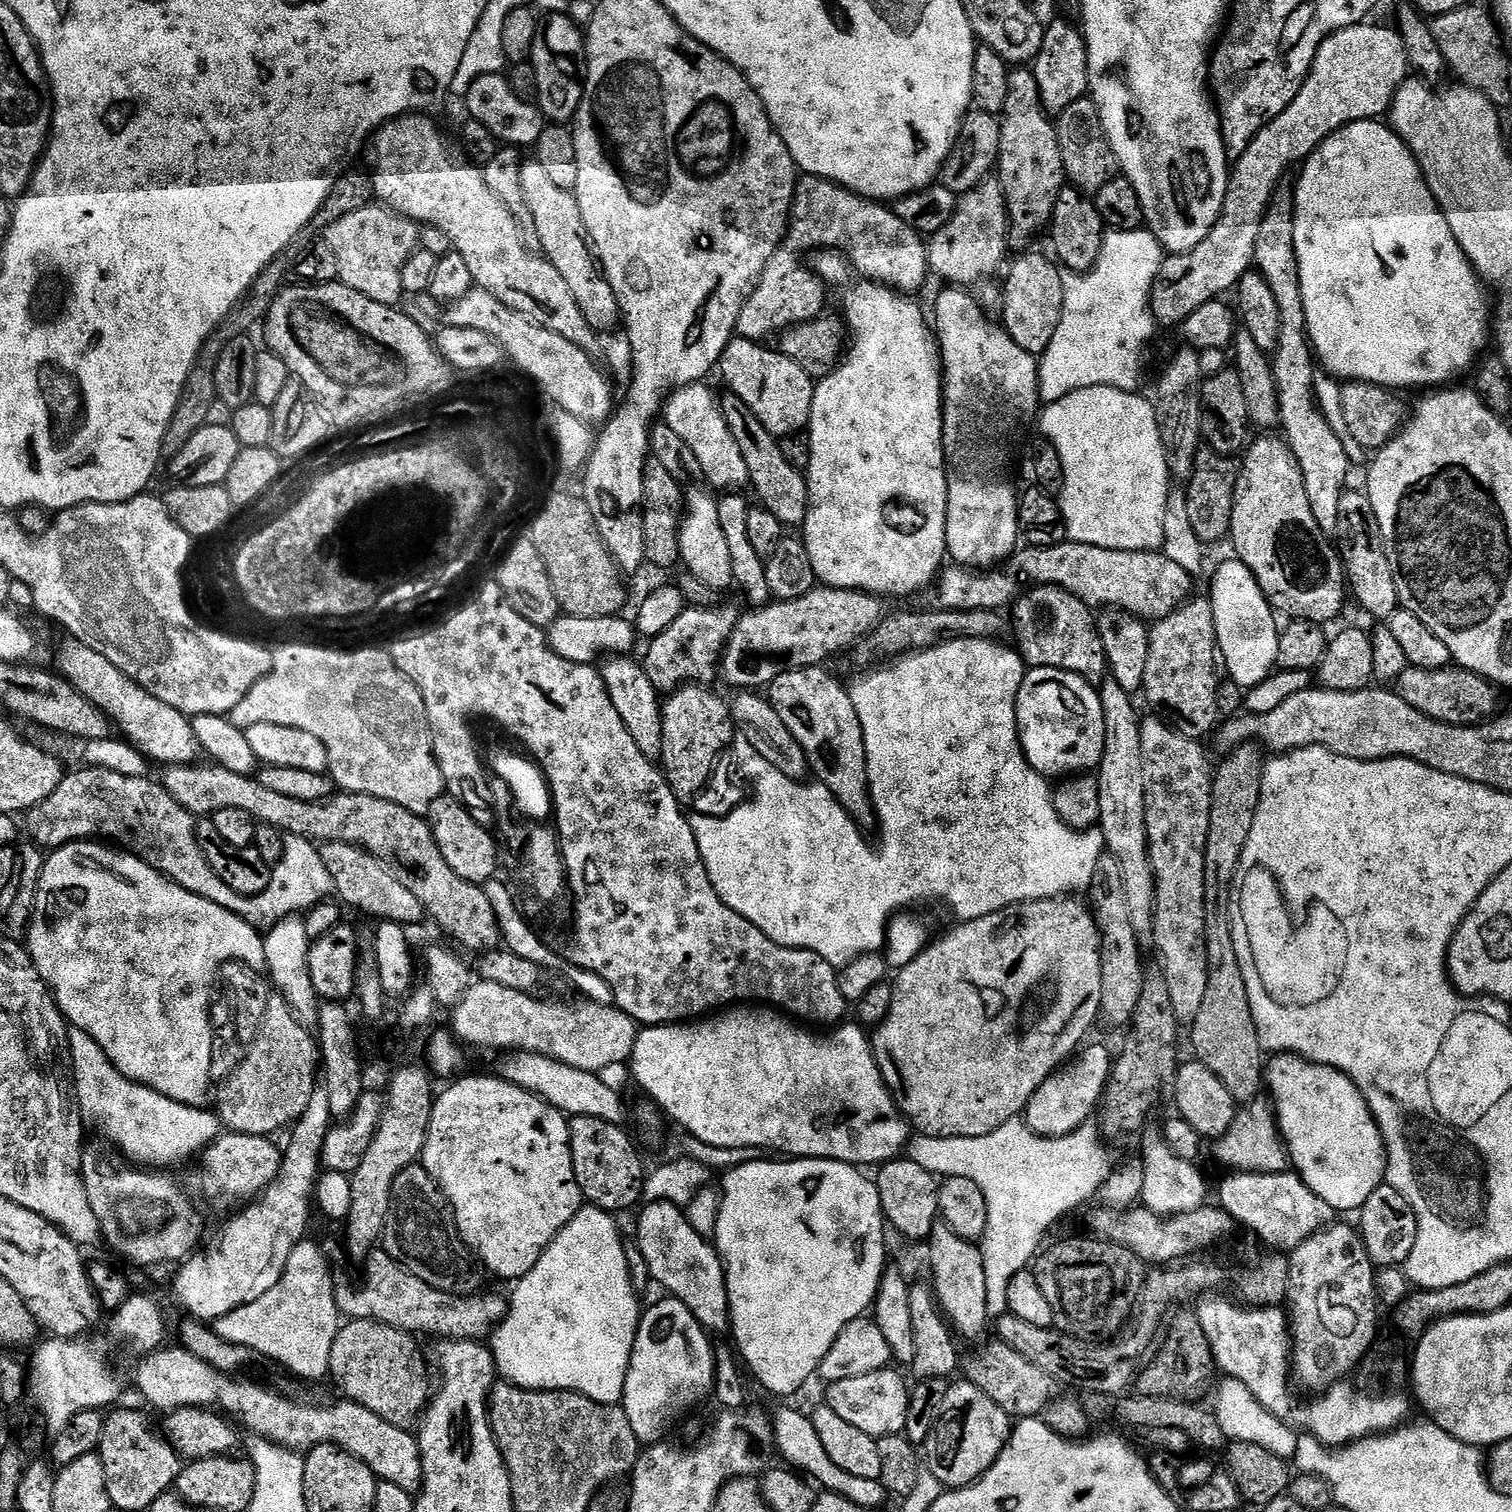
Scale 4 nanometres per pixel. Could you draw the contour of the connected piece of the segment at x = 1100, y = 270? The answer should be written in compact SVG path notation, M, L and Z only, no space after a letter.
M1105 231L1098 262L1089 272L1068 274L1064 277L1064 309L1062 322L1039 357L1040 399L1045 405L1066 398L1074 390L1106 386L1123 392L1136 392L1142 380L1142 358L1148 340L1156 330L1151 311L1152 287L1165 258L1163 246L1150 231Z

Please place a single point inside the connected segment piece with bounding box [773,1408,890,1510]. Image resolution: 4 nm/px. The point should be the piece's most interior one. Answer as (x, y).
(794, 1436)

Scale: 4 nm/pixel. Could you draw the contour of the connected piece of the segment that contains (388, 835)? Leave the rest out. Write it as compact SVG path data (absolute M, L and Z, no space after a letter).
M197 762L193 764L174 764L163 769L162 783L166 791L172 795L174 802L191 812L197 818L211 817L218 810L230 810L234 806L238 810L246 810L254 814L257 824L274 826L285 836L297 836L313 842L346 842L359 848L364 848L374 858L378 858L390 871L422 902L425 913L436 919L436 924L448 936L453 936L464 948L469 948L475 954L491 952L501 947L501 937L497 918L490 901L486 898L483 887L466 882L466 878L458 878L454 870L450 870L446 858L442 858L442 850L438 850L438 842L434 842L434 834L430 830L427 819L416 816L406 806L398 806L398 802L386 802L386 798L374 798L361 792L341 791L320 802L298 802L298 798L286 798L275 790L262 786L258 778L251 775L231 773L213 762Z

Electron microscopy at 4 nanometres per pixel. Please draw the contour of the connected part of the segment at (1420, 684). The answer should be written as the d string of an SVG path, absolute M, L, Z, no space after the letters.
M1410 666L1402 670L1402 674L1394 682L1394 691L1402 698L1402 702L1406 702L1406 706L1414 706L1414 710L1443 724L1482 724L1497 715L1501 707L1499 706L1501 693L1497 685L1459 666L1447 668Z

